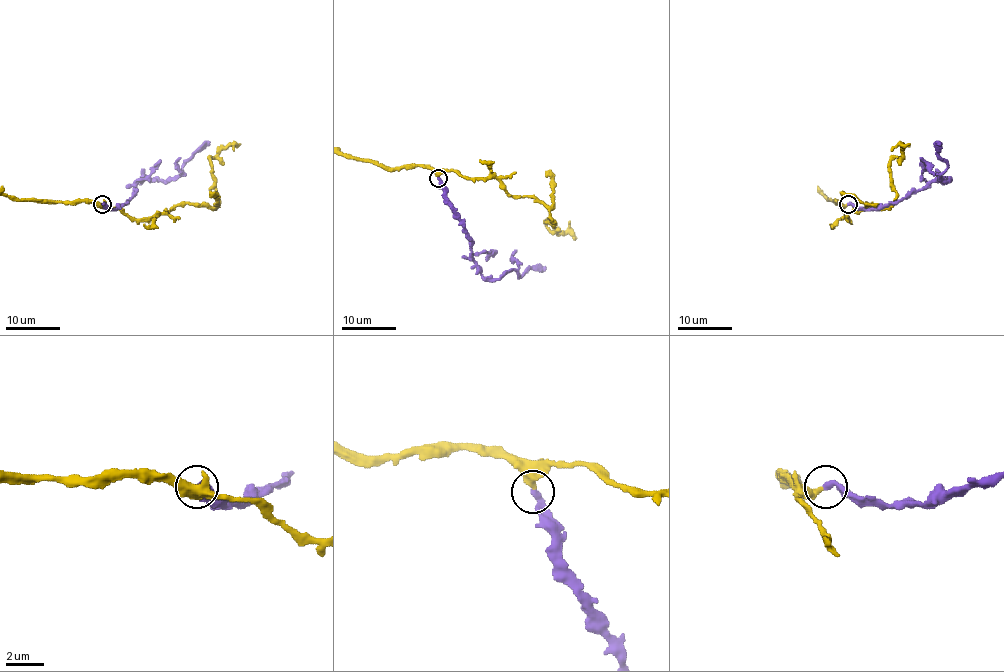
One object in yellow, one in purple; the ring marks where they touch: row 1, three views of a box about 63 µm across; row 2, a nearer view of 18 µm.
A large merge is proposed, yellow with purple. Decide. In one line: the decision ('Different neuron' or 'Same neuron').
Same neuron

